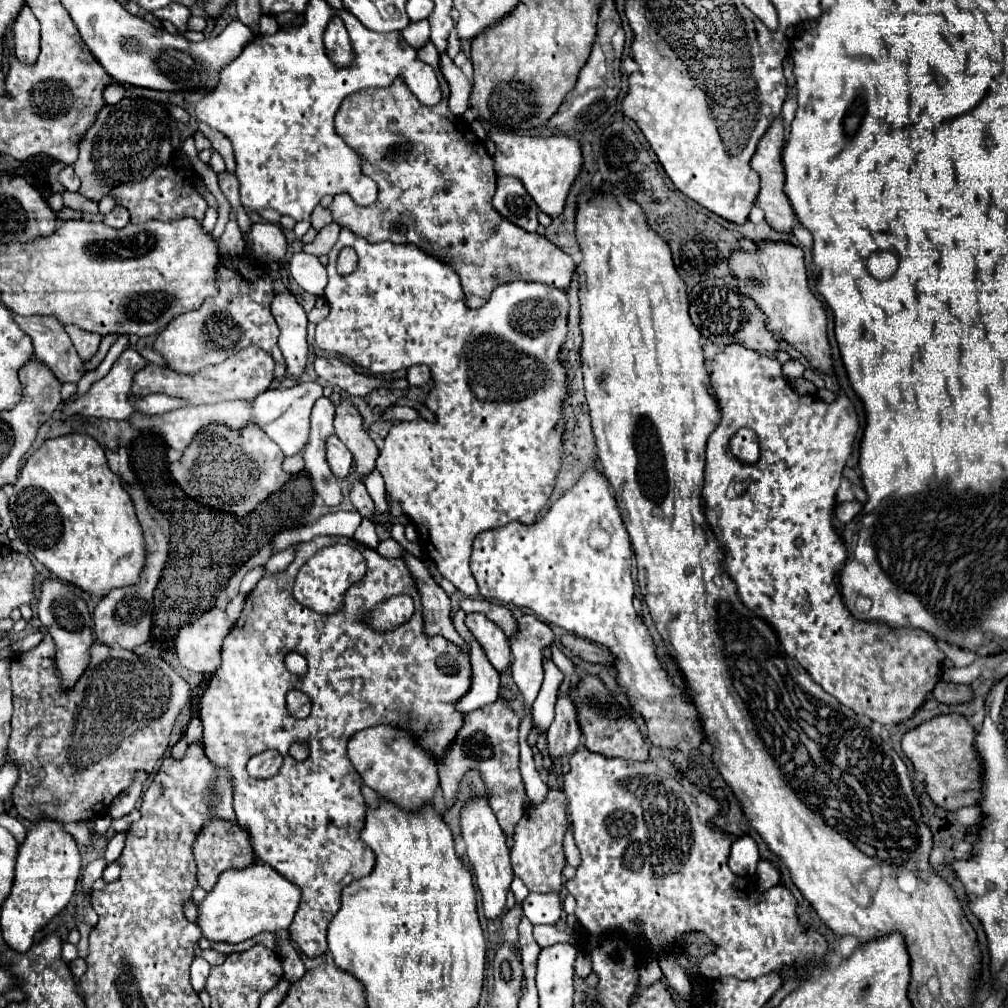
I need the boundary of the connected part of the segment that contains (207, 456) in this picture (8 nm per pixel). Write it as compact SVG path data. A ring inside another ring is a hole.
M210 425L196 435L182 459L172 463L170 475L188 497L212 509L230 511L238 517L250 513L270 493L278 491L290 475L282 471L282 451L256 425L242 431L230 431L222 425Z

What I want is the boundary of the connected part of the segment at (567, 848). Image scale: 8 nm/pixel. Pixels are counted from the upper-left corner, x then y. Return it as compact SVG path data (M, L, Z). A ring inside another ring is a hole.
M568 823L566 827L566 837L564 837L564 855L566 855L566 863L576 867L580 863L580 851L572 839L572 825Z

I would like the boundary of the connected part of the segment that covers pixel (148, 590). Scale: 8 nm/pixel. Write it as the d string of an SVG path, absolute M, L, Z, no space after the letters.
M146 565L138 583L126 585L120 589L112 589L94 609L94 633L98 641L104 645L120 645L122 649L136 649L138 645L150 639L152 629L152 595L156 589L158 577L150 577L146 573Z

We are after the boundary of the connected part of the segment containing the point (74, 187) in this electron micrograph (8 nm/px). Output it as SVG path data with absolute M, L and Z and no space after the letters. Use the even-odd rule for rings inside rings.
M66 165L66 167L58 173L58 179L60 179L60 183L62 183L68 191L78 191L78 187L80 187L80 179L74 175L74 169L72 169L70 165Z

